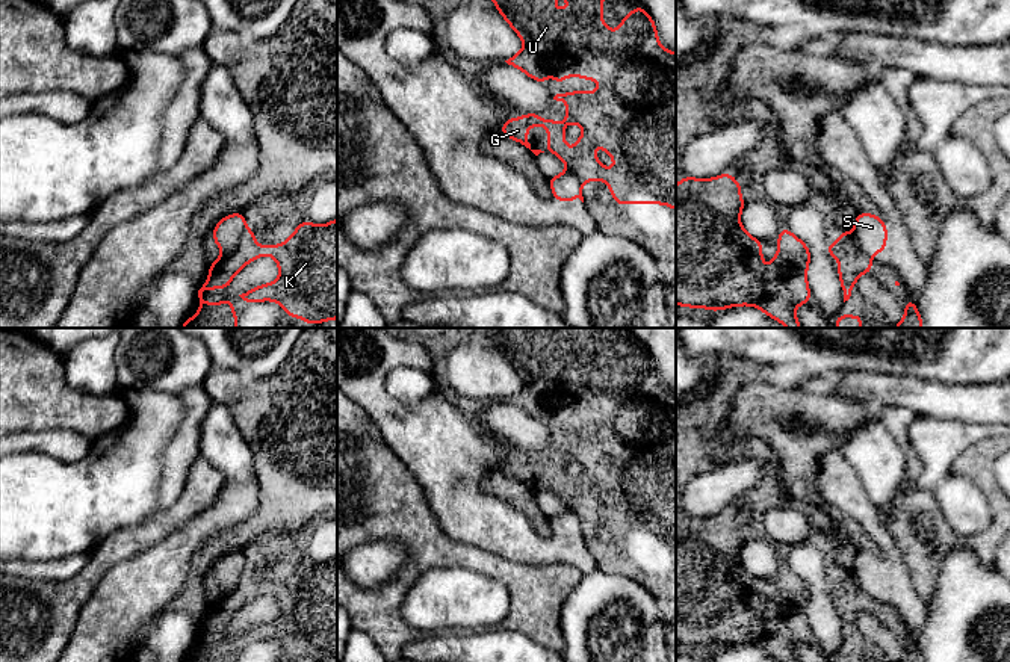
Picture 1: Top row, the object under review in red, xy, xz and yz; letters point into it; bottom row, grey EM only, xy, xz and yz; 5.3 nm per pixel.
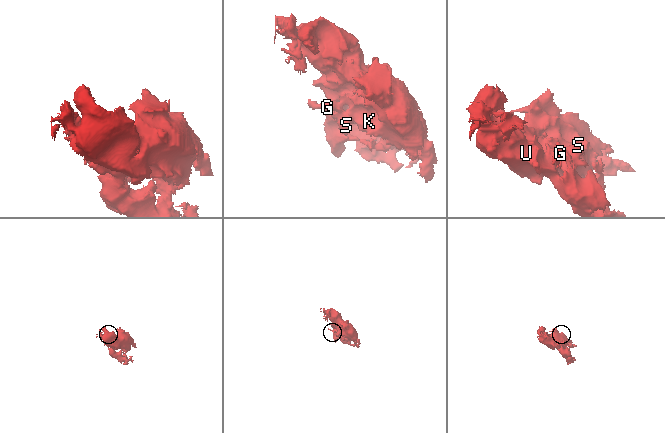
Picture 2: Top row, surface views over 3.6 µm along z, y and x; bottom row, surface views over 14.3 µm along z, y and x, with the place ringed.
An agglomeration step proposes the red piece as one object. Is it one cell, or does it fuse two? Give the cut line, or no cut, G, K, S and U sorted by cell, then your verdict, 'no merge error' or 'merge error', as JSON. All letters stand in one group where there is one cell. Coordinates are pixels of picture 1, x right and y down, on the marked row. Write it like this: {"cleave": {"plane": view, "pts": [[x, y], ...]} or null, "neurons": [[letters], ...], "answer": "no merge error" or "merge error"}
{"cleave": {"plane": "xy", "pts": [[247, 228], [239, 245], [223, 257]]}, "neurons": [["G", "K", "U"], ["S"]], "answer": "merge error"}

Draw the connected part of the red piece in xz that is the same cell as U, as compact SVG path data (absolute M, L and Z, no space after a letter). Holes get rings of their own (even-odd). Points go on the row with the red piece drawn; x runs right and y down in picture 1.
M493 0L494 6L522 38L523 50L508 60L508 65L519 68L531 79L546 83L547 74L553 73L555 85L565 77L578 76L588 80L599 80L597 92L576 91L556 94L553 100L569 104L564 122L552 118L541 119L540 113L526 113L520 118L510 118L497 130L529 148L535 156L544 153L532 150L528 138L528 125L540 128L547 125L546 138L549 148L546 153L556 154L570 172L578 175L584 183L600 178L612 192L614 204L667 204L676 210L676 53L668 51L659 44L656 24L643 6L637 6L620 23L620 29L612 32L602 23L603 0L572 0L564 12L555 8L555 0ZM576 122L584 128L584 136L575 139L575 151L567 151L564 128ZM600 145L615 162L615 168L608 171L593 154L593 148Z

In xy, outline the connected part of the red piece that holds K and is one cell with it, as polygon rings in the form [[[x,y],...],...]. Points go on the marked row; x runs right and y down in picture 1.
[[[337,218],[325,225],[301,221],[280,245],[257,248],[256,243],[254,231],[246,228],[231,255],[212,261],[209,278],[198,290],[200,310],[181,328],[237,328],[233,301],[212,305],[203,299],[203,292],[219,286],[228,290],[233,277],[260,255],[277,260],[280,278],[239,295],[246,305],[277,301],[287,317],[302,317],[310,325],[337,319]]]

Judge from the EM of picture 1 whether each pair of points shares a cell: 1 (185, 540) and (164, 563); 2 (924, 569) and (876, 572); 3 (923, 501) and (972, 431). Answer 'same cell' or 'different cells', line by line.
1: same cell
2: different cells
3: different cells

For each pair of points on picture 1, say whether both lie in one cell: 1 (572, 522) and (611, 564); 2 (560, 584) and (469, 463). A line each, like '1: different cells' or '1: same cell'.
1: different cells
2: different cells

